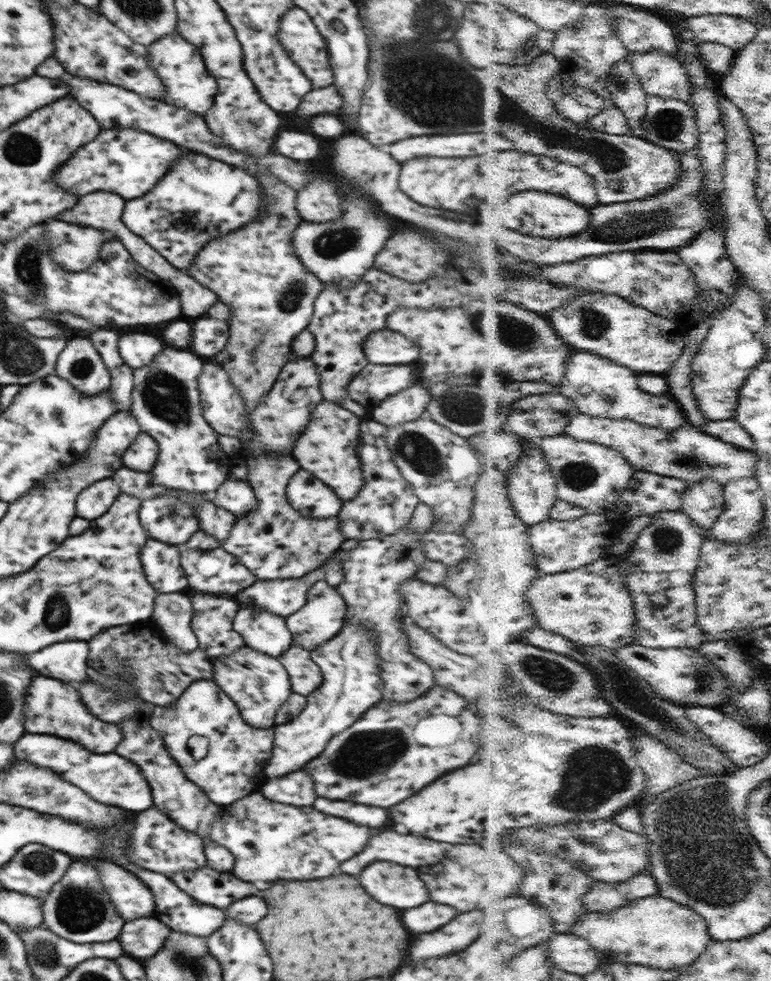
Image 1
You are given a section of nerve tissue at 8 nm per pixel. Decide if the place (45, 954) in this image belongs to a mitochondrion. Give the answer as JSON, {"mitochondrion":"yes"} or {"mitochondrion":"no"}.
{"mitochondrion":"yes"}

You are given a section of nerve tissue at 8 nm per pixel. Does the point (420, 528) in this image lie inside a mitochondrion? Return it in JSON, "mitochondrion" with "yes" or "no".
{"mitochondrion":"no"}

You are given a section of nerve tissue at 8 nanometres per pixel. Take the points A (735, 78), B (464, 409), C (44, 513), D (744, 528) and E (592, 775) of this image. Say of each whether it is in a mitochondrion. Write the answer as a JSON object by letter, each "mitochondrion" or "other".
{"A":"other","B":"mitochondrion","C":"mitochondrion","D":"other","E":"mitochondrion"}

